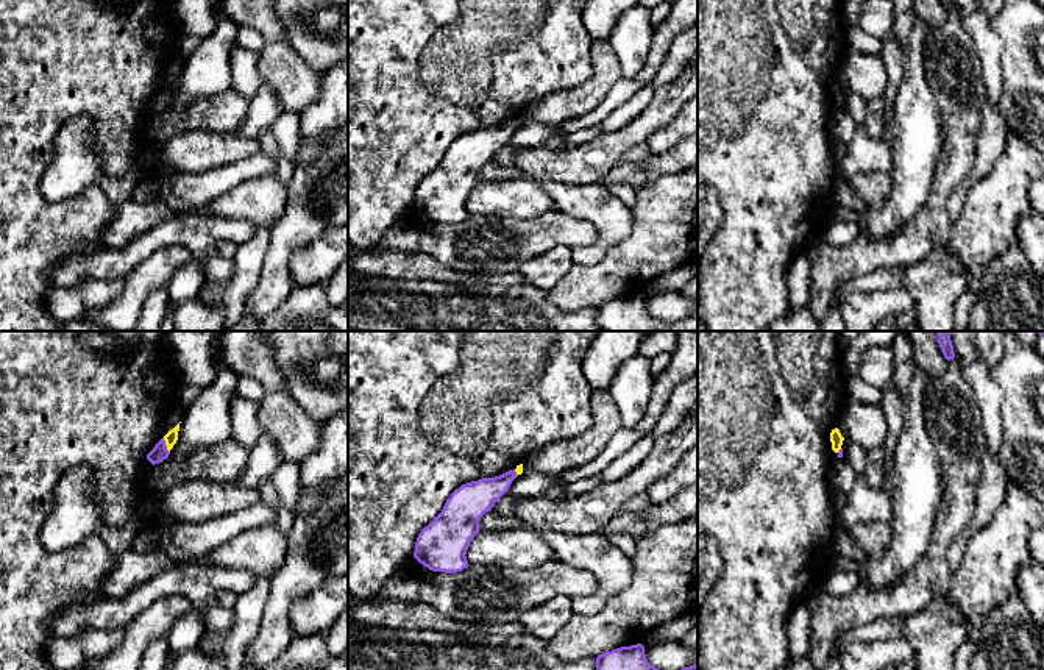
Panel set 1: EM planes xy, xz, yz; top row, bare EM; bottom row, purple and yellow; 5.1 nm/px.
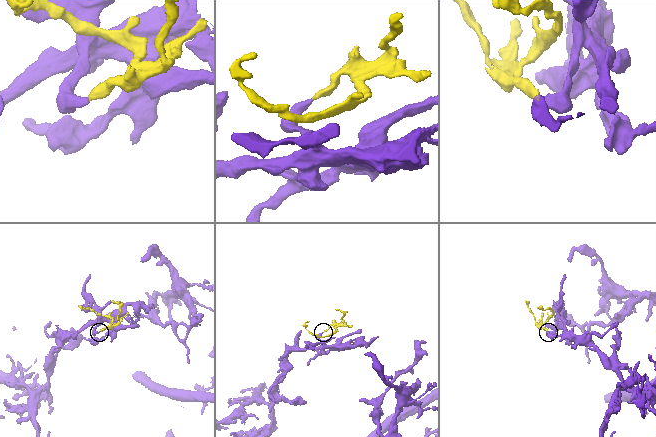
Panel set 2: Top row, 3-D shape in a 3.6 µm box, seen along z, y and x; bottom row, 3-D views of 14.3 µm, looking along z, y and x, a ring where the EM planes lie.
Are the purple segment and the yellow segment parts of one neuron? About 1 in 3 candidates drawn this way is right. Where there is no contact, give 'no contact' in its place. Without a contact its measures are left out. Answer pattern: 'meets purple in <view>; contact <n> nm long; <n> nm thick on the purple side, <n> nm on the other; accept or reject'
meets purple in xy; contact 90 nm long; 80 nm thick on the purple side, 70 nm on the other; accept

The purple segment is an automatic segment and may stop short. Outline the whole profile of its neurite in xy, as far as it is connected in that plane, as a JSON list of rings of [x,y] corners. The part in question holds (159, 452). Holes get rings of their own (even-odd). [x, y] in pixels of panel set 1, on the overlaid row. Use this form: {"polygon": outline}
{"polygon": [[[179,423],[170,429],[156,445],[154,448],[147,454],[147,459],[154,465],[162,462],[164,459],[169,458],[170,450],[178,440],[178,431],[179,431]]]}

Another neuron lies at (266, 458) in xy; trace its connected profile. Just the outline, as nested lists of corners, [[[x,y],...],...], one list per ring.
[[[261,434],[257,444],[253,447],[245,469],[233,483],[242,486],[259,486],[268,481],[273,472],[284,462],[279,448],[268,434]]]

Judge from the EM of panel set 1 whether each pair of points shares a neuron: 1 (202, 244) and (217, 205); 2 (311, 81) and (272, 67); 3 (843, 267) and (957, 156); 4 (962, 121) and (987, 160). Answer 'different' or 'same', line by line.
1: different
2: same
3: same
4: different

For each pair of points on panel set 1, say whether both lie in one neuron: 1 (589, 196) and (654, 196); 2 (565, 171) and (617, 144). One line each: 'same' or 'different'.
1: different
2: same

